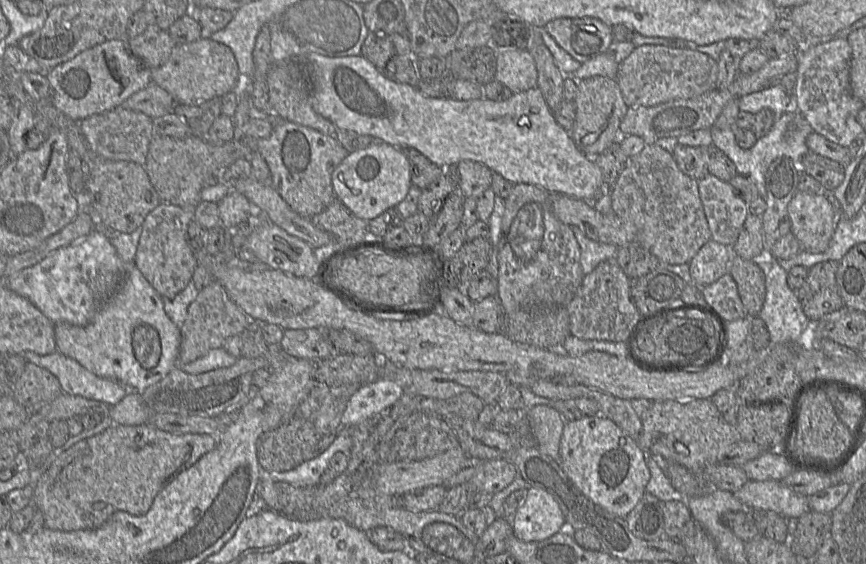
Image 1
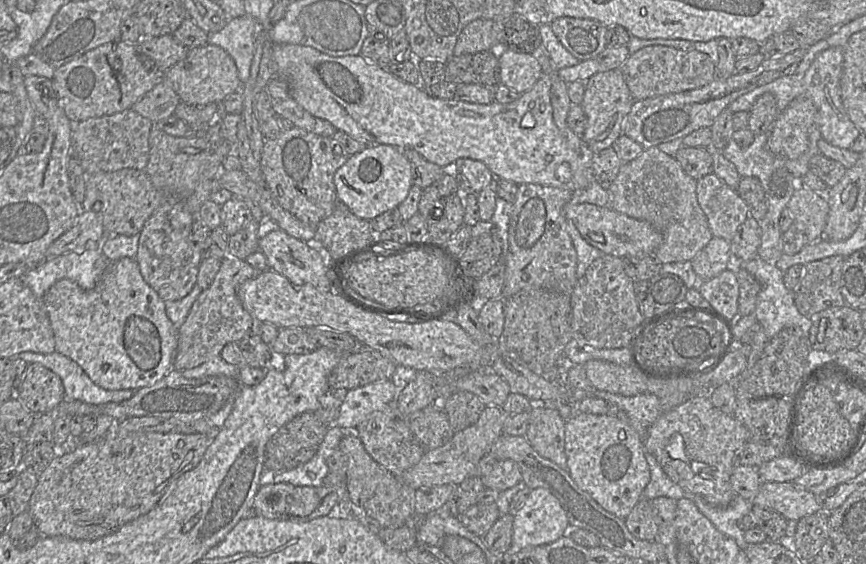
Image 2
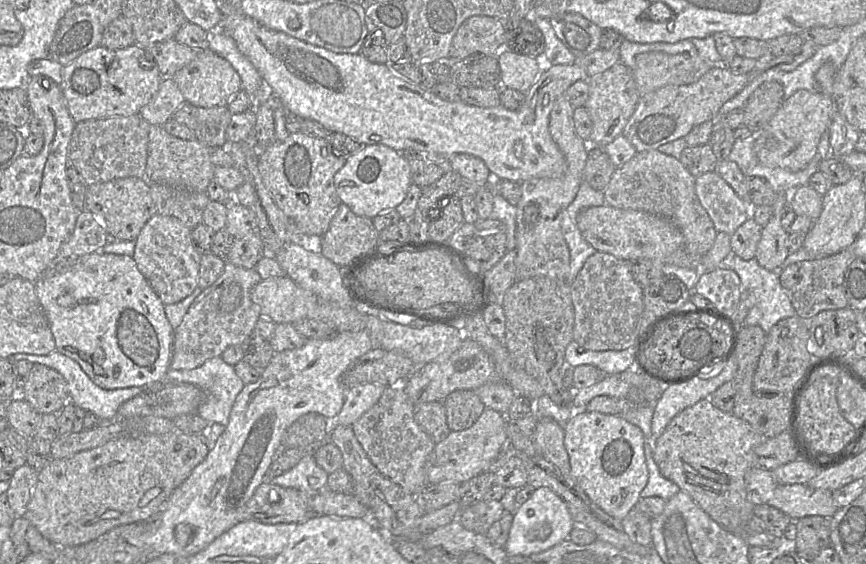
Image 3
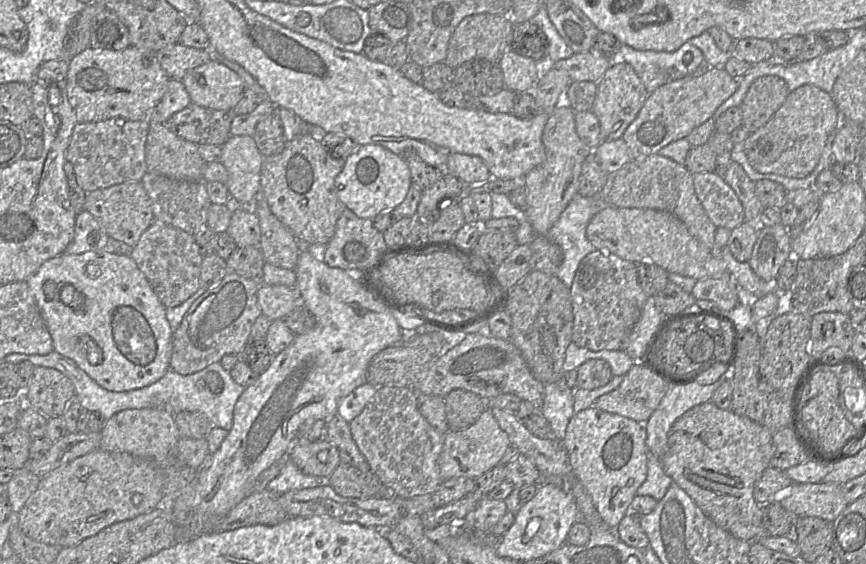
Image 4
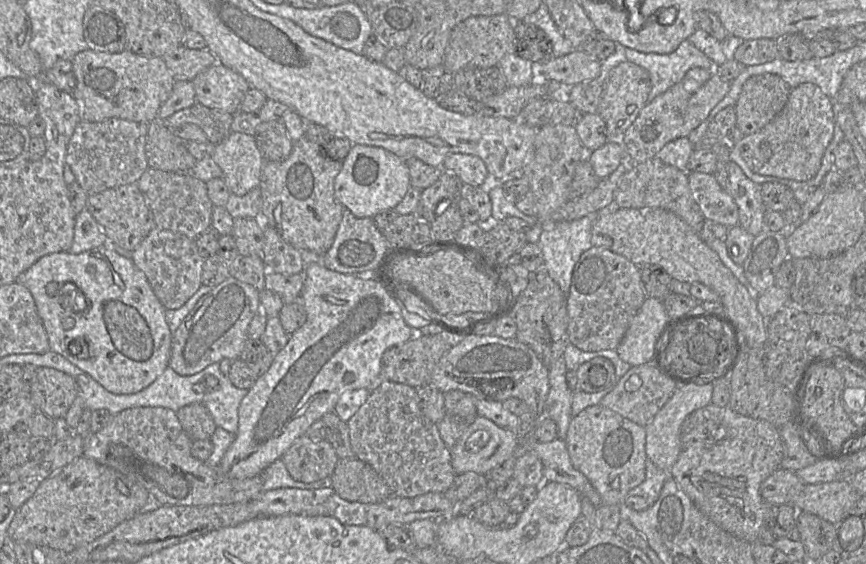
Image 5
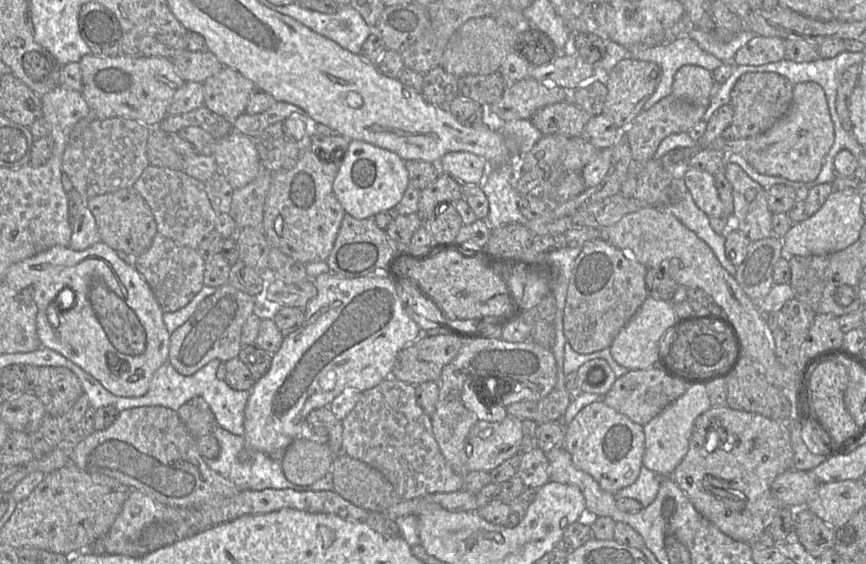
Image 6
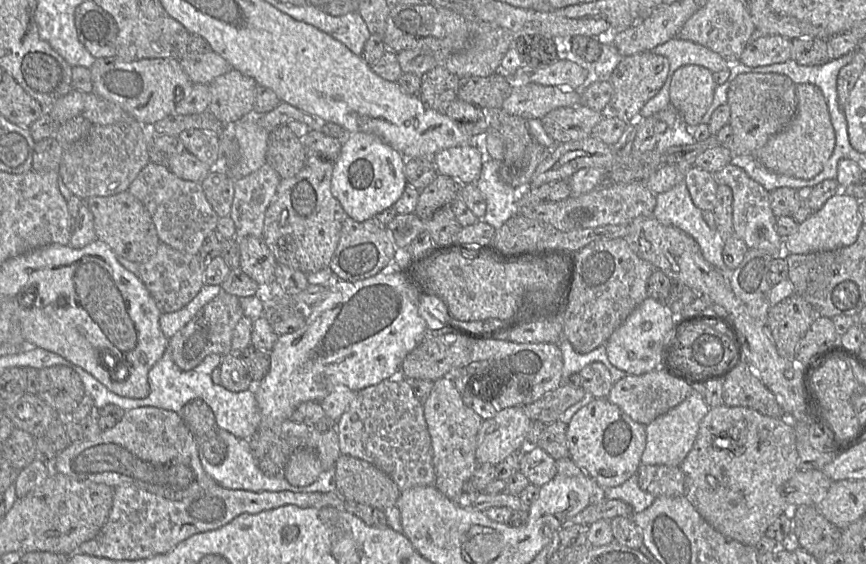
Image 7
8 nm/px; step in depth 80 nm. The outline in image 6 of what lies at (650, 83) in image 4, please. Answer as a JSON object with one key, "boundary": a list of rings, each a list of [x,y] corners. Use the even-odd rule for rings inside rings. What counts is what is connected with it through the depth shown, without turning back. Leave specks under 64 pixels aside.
{"boundary":[[[682,35],[666,44],[656,46],[631,45],[626,48],[629,57],[656,63],[661,69],[660,82],[644,104],[643,110],[650,109],[658,101],[672,94],[675,74],[682,66],[698,65],[713,72],[723,64],[720,59],[704,51],[688,35]]]}

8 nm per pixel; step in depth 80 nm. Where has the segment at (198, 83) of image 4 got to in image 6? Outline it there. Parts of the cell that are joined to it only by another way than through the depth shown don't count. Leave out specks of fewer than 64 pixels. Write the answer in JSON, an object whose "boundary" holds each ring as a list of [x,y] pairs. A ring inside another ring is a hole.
{"boundary":[[[223,67],[220,72],[203,83],[204,106],[234,122],[246,113],[246,106],[255,84],[232,68]]]}

